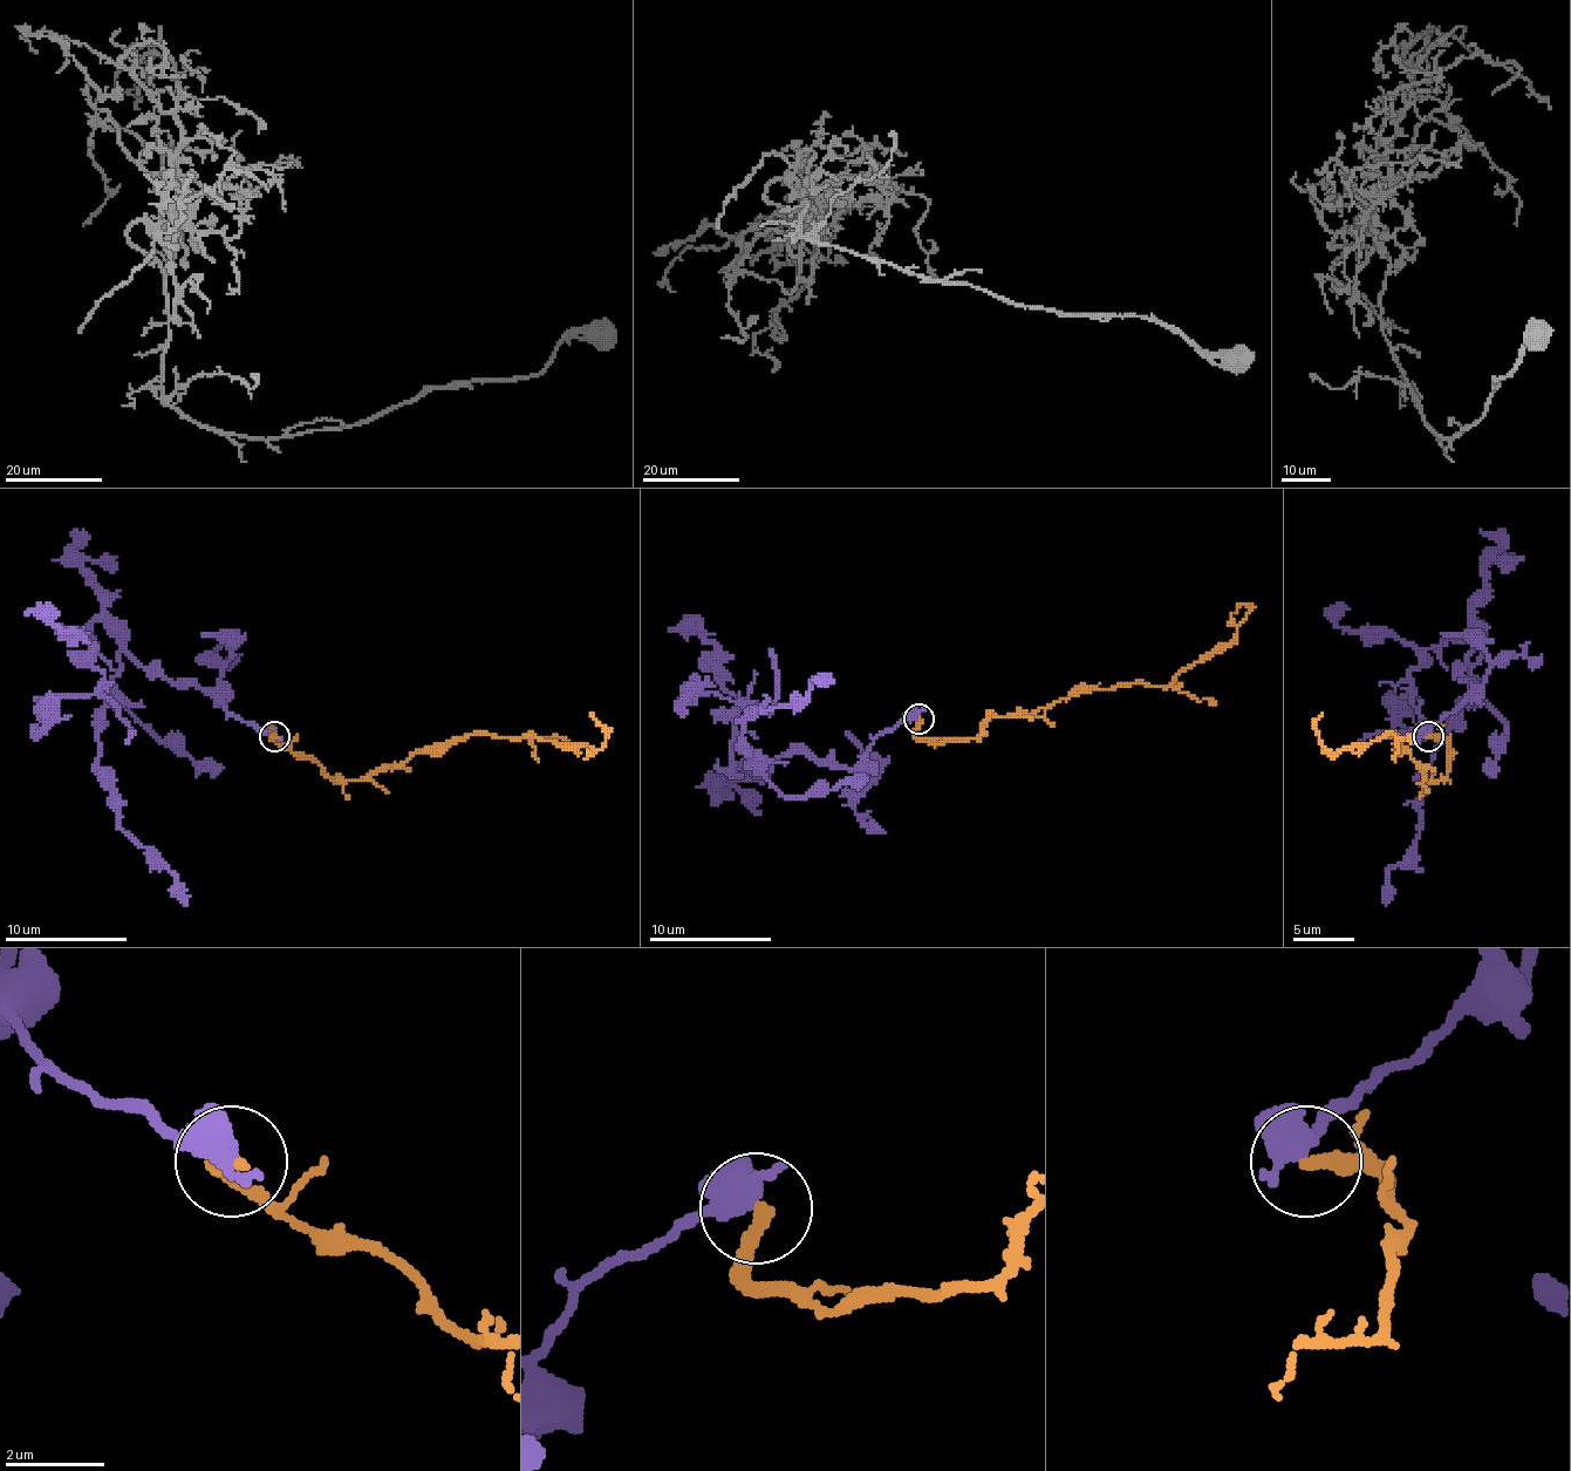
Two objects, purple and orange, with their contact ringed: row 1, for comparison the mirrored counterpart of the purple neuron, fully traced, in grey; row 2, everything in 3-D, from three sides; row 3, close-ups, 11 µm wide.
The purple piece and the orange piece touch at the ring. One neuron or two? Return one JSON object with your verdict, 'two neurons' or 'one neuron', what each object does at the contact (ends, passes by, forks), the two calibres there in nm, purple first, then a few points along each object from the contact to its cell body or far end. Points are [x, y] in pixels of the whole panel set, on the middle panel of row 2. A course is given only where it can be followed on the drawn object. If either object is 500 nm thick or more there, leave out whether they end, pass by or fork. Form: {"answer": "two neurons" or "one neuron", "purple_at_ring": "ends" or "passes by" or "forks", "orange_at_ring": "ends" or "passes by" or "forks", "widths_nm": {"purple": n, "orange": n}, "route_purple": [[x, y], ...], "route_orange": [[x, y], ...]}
{"answer": "two neurons", "purple_at_ring": "forks", "orange_at_ring": "ends", "widths_nm": {"purple": 360, "orange": 340}, "route_purple": [[920, 720], [886, 729], [855, 768], [806, 753], [751, 768], [742, 722], [794, 707], [831, 676]], "route_orange": [[920, 720], [916, 735], [937, 744], [1078, 692], [1169, 683], [1228, 644], [1249, 610], [1234, 613]]}

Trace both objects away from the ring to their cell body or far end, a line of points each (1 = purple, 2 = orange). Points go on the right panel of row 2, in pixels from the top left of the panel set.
1: (1428, 734), (1477, 694), (1462, 673), (1477, 648), (1477, 688), (1456, 709), (1386, 905)
2: (1428, 737), (1443, 737), (1453, 753), (1443, 780), (1426, 780), (1395, 734), (1331, 753), (1312, 722), (1322, 713)

